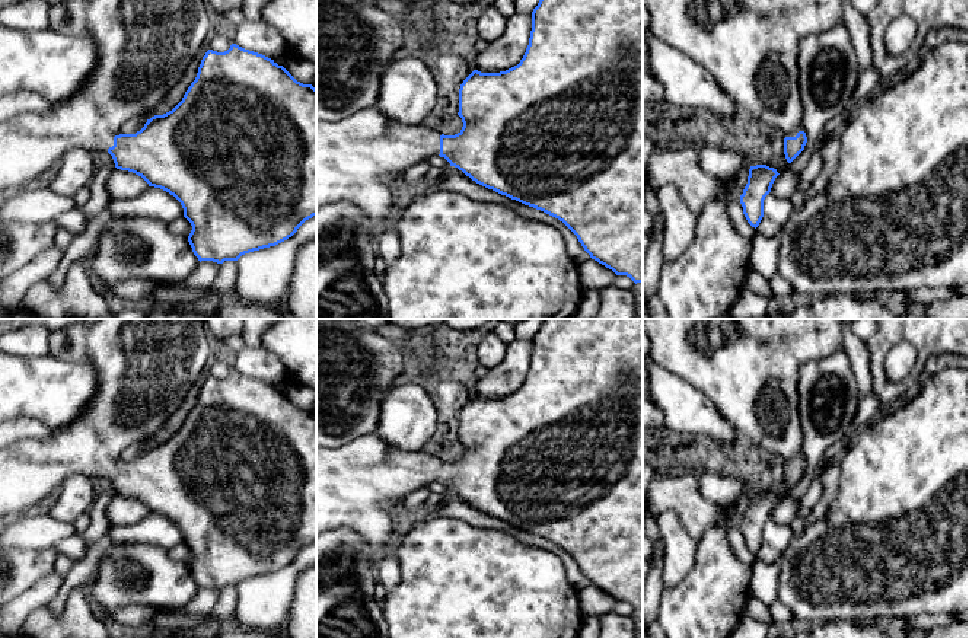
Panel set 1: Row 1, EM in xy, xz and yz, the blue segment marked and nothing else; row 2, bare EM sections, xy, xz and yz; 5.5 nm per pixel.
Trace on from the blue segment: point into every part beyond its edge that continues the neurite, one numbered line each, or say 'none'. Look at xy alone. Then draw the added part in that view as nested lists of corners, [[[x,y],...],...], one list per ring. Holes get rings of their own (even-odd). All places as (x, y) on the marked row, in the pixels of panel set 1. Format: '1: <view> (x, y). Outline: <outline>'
1: xy (143, 47). Outline: [[[66,0],[51,6],[48,22],[57,34],[92,38],[98,63],[70,99],[0,124],[0,192],[25,185],[70,150],[108,151],[128,119],[153,112],[176,86],[214,28],[207,0]]]

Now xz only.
1: xz (351, 155). Outline: [[[370,106],[335,121],[316,121],[316,208],[329,202],[350,201],[372,220],[372,236],[386,232],[395,221],[398,202],[382,175],[405,169],[440,154],[440,133],[424,124],[404,125]]]

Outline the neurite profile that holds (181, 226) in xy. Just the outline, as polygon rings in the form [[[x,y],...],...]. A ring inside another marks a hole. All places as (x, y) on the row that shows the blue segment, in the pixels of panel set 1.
[[[179,217],[179,218],[173,220],[172,223],[169,223],[168,229],[173,235],[179,235],[179,236],[187,236],[188,237],[191,230],[192,230],[192,226],[185,217]]]

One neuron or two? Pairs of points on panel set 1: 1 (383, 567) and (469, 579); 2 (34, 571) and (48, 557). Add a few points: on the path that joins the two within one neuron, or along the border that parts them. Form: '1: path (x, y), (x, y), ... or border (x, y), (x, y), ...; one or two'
1: border (395, 551), (399, 560), (399, 580), (388, 592); two
2: path (37, 568), (45, 560); one

